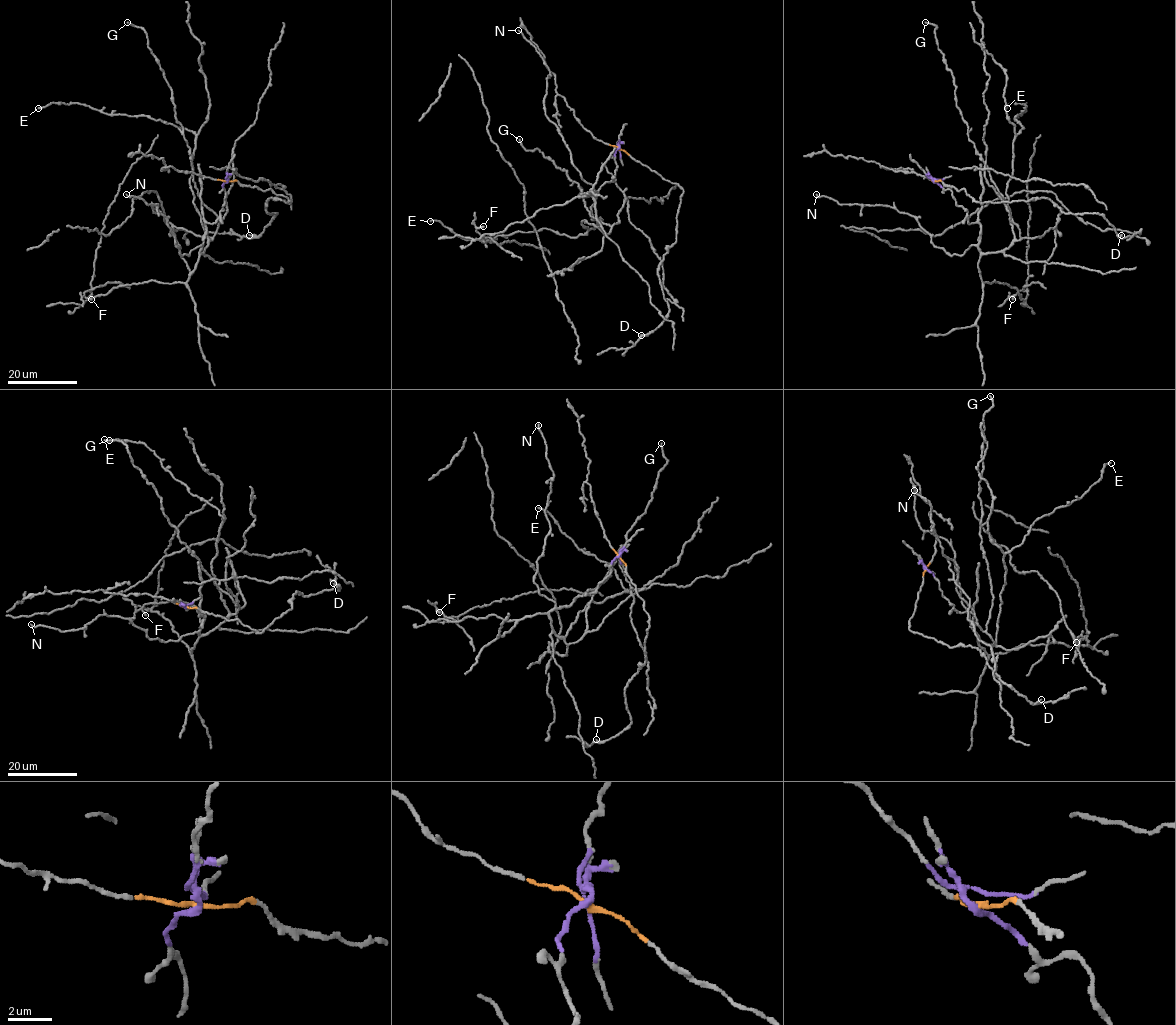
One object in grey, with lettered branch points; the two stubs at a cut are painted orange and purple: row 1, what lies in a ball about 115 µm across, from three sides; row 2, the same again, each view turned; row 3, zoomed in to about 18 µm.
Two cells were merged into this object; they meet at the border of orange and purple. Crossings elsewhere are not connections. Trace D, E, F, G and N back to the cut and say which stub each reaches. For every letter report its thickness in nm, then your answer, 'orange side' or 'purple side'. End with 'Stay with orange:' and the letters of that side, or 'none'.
D: calibre 120 nm; orange side
E: calibre 180 nm; purple side
F: calibre 300 nm; purple side
G: calibre 220 nm; purple side
N: calibre 150 nm; purple side
Stay with orange: D

